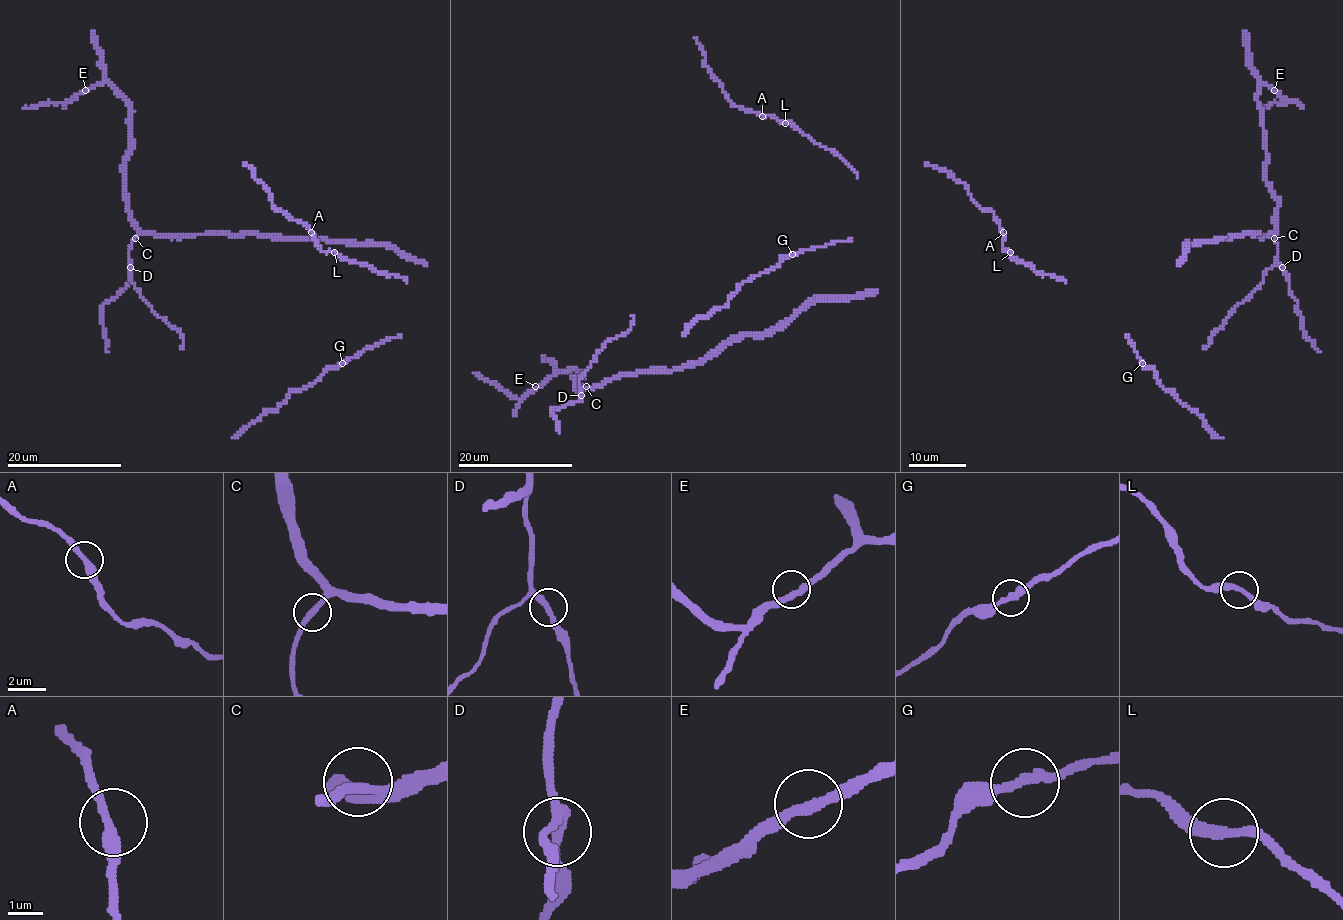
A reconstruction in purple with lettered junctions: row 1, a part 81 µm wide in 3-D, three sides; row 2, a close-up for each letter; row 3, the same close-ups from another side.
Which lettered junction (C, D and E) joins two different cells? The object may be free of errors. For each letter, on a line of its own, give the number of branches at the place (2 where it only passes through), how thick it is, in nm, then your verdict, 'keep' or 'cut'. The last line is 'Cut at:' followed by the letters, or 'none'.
C: branches 2; calibre 280 nm; keep
D: branches 2; calibre 320 nm; keep
E: branches 2; calibre 320 nm; keep
Cut at: none

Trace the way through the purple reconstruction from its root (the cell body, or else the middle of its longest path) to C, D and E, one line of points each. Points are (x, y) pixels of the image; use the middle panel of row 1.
C: (785, 323), (762, 333), (730, 338), (696, 362), (616, 375), (586, 386)
D: (785, 323), (762, 333), (730, 338), (696, 362), (616, 375), (580, 389), (581, 395)
E: (785, 323), (740, 333), (672, 369), (616, 375), (580, 391), (580, 373), (567, 369), (535, 386)

